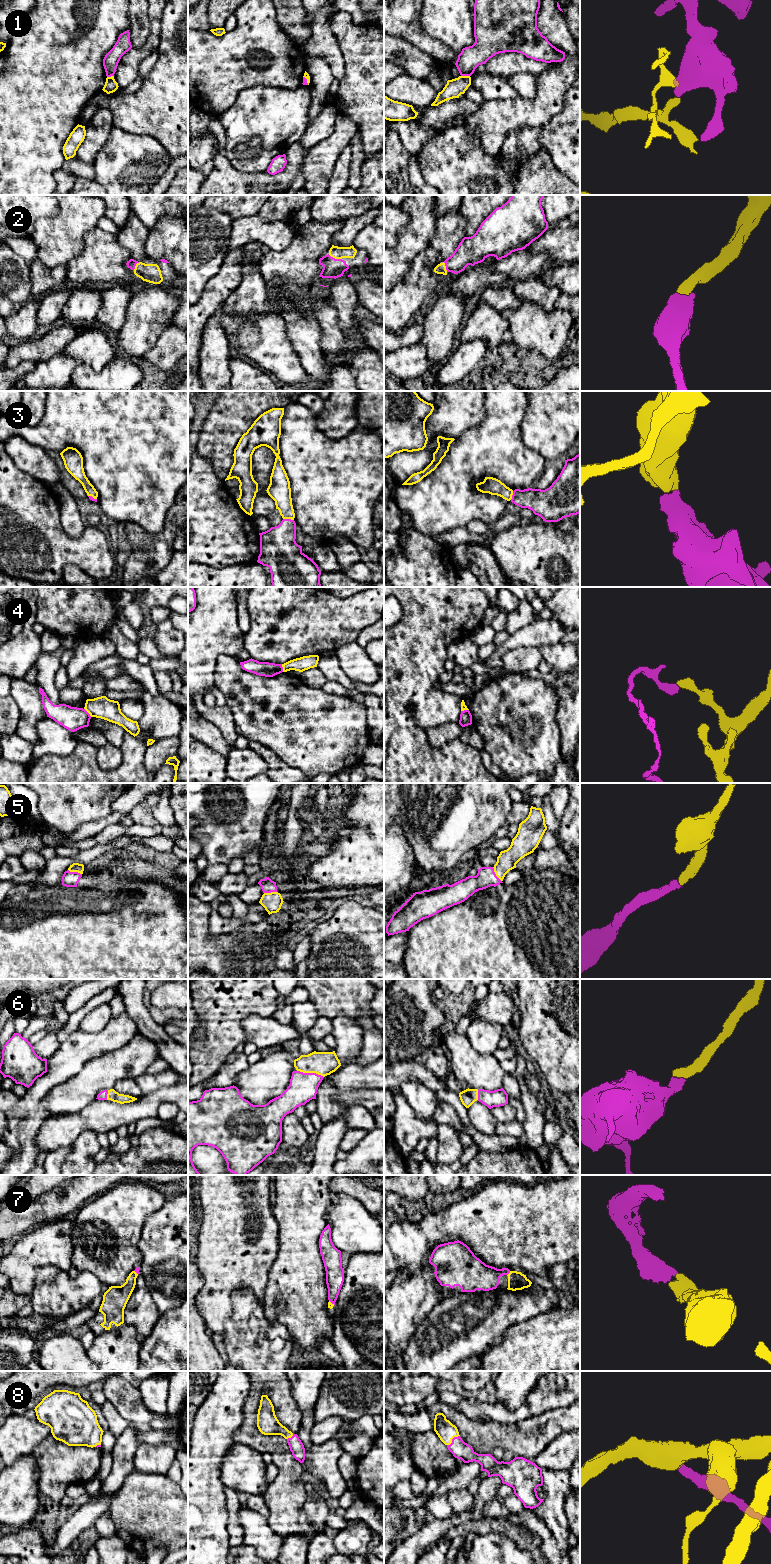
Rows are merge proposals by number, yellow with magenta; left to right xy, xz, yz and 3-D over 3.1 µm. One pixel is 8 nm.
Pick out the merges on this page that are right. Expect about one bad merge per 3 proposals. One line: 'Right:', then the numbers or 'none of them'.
Right: 2, 3, 5, 6, 7, 8

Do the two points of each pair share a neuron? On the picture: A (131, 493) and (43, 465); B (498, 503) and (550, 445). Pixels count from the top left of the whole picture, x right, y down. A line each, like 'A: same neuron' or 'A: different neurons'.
A: different neurons
B: different neurons

